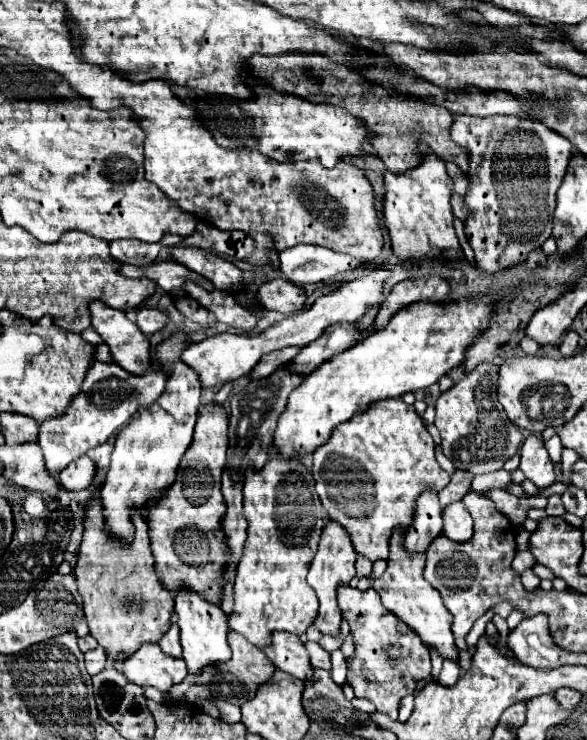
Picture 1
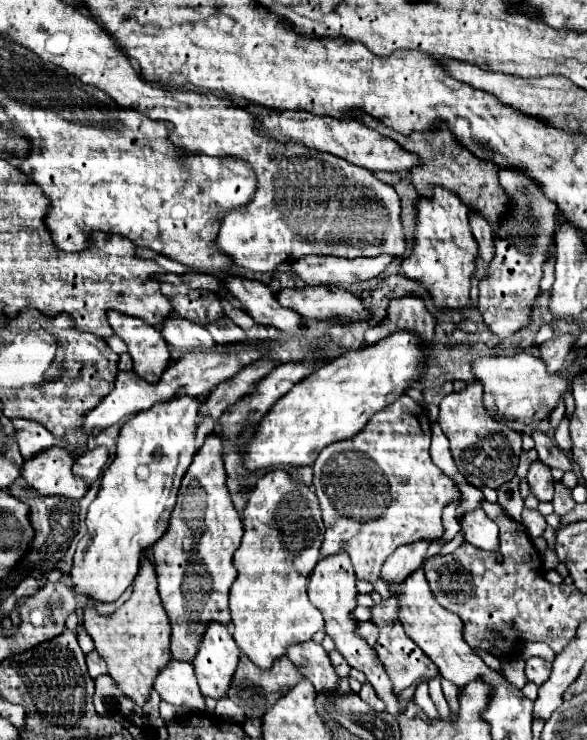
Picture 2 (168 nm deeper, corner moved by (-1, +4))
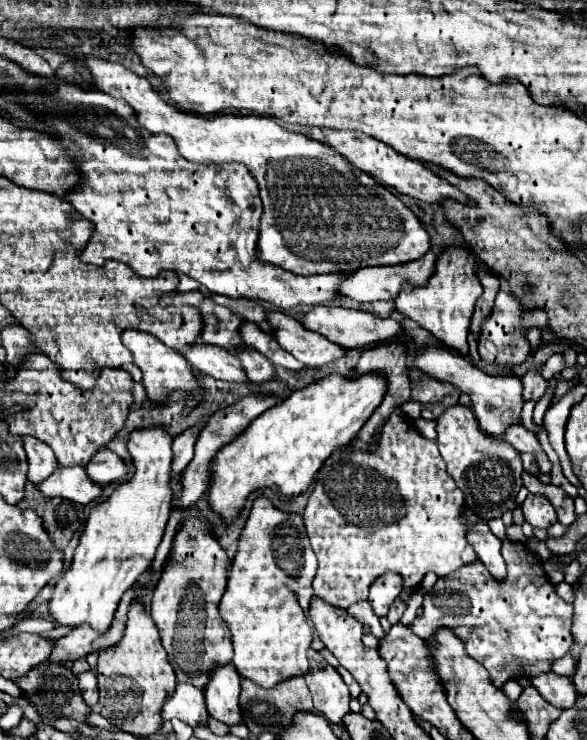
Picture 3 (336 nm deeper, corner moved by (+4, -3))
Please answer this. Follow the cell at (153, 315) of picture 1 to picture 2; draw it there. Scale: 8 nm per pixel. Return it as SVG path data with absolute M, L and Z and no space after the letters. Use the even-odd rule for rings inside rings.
M170 317L162 327L162 335L174 349L184 349L184 351L210 349L216 345L212 335L204 327L180 317Z

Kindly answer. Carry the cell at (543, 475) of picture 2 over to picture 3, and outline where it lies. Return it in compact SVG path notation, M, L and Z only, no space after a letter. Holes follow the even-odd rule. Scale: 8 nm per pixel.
M529 494L525 498L525 502L521 504L521 508L523 508L525 520L533 526L549 528L551 524L557 522L555 508L551 508L551 502L543 500L543 496L539 496L539 494Z

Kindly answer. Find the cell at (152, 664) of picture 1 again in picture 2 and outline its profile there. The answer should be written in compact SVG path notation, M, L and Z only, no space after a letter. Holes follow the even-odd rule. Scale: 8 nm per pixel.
M172 661L172 665L168 665L168 669L164 669L164 673L160 673L156 679L154 689L162 701L170 705L188 707L190 713L204 713L204 697L198 689L198 681L190 663Z

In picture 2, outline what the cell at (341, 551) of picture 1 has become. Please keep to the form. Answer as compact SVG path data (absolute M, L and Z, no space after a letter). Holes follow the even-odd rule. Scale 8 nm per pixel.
M338 553L338 557L322 559L316 565L314 573L310 575L310 581L308 581L308 597L310 597L310 603L324 615L326 633L332 637L332 641L336 643L336 649L344 655L344 659L348 661L348 665L354 667L354 669L358 669L358 671L362 671L366 675L366 679L374 687L376 695L386 703L386 711L392 717L398 717L402 711L400 711L398 699L396 699L396 695L392 691L392 681L384 673L384 667L378 661L378 655L376 655L374 647L370 647L362 637L358 637L354 633L354 629L358 625L356 617L352 615L354 609L356 609L356 595L358 595L358 589L356 589L354 569L352 569L352 563L348 561L348 557L344 557L344 553Z

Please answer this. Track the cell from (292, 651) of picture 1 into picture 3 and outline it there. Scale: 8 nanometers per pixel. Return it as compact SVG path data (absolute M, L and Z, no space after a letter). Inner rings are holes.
M319 652L311 656L311 670L303 676L311 696L315 710L323 714L329 722L341 724L341 718L351 710L349 708L349 688L341 680L339 672L329 666Z

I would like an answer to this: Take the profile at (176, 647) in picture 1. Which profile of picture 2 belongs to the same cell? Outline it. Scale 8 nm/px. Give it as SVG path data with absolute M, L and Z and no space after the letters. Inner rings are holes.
M210 435L204 447L194 455L192 465L182 479L168 531L152 547L158 593L172 625L170 649L176 661L194 661L204 631L210 623L232 623L228 609L228 591L236 579L232 555L238 549L240 539L242 521L226 489L220 437Z

